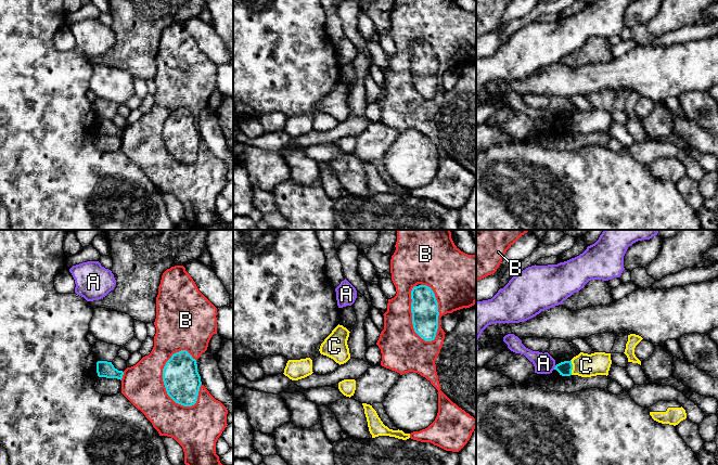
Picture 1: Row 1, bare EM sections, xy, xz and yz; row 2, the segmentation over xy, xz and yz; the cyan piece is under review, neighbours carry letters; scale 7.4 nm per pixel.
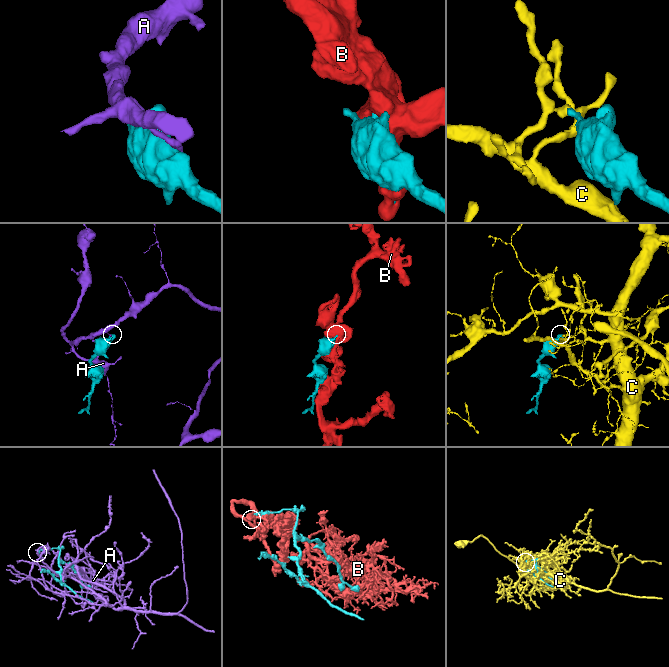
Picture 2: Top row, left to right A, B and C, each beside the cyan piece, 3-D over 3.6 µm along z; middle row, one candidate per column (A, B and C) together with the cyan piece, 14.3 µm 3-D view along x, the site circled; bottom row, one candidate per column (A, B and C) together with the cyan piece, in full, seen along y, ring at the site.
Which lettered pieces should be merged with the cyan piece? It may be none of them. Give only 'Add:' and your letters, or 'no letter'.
Add: no letter

